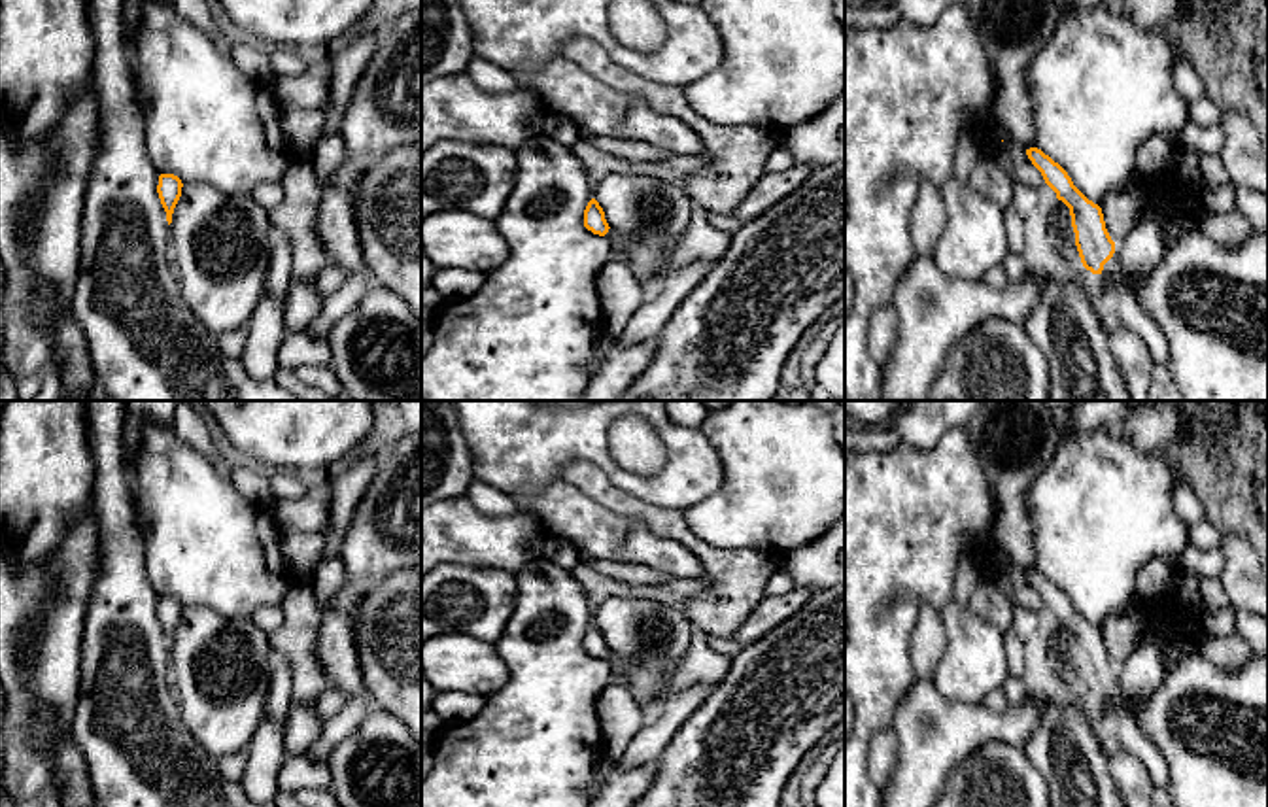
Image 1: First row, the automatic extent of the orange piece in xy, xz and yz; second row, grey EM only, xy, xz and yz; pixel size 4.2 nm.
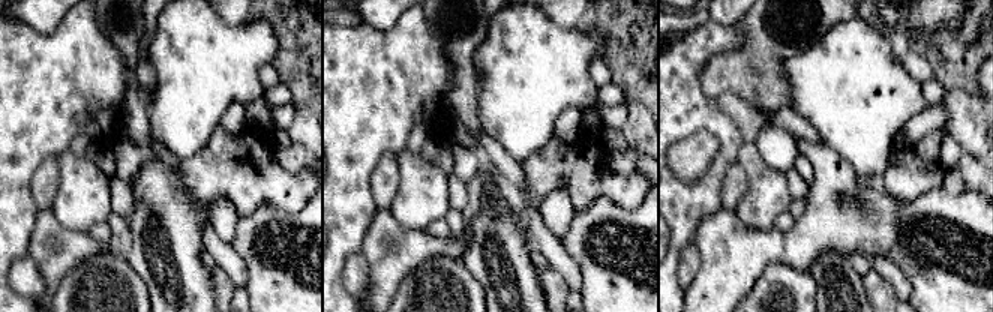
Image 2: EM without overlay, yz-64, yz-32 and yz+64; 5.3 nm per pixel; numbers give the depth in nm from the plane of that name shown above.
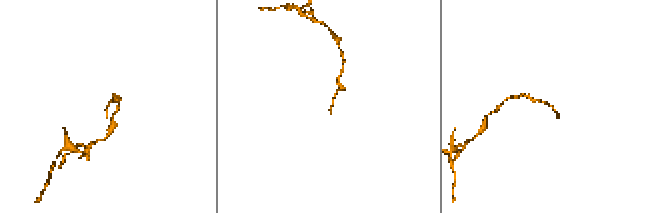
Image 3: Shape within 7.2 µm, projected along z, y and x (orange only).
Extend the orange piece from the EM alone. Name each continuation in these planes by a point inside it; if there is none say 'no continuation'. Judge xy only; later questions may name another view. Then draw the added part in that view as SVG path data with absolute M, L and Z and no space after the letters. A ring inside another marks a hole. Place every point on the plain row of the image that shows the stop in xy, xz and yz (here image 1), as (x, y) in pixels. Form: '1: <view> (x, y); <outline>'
no continuation

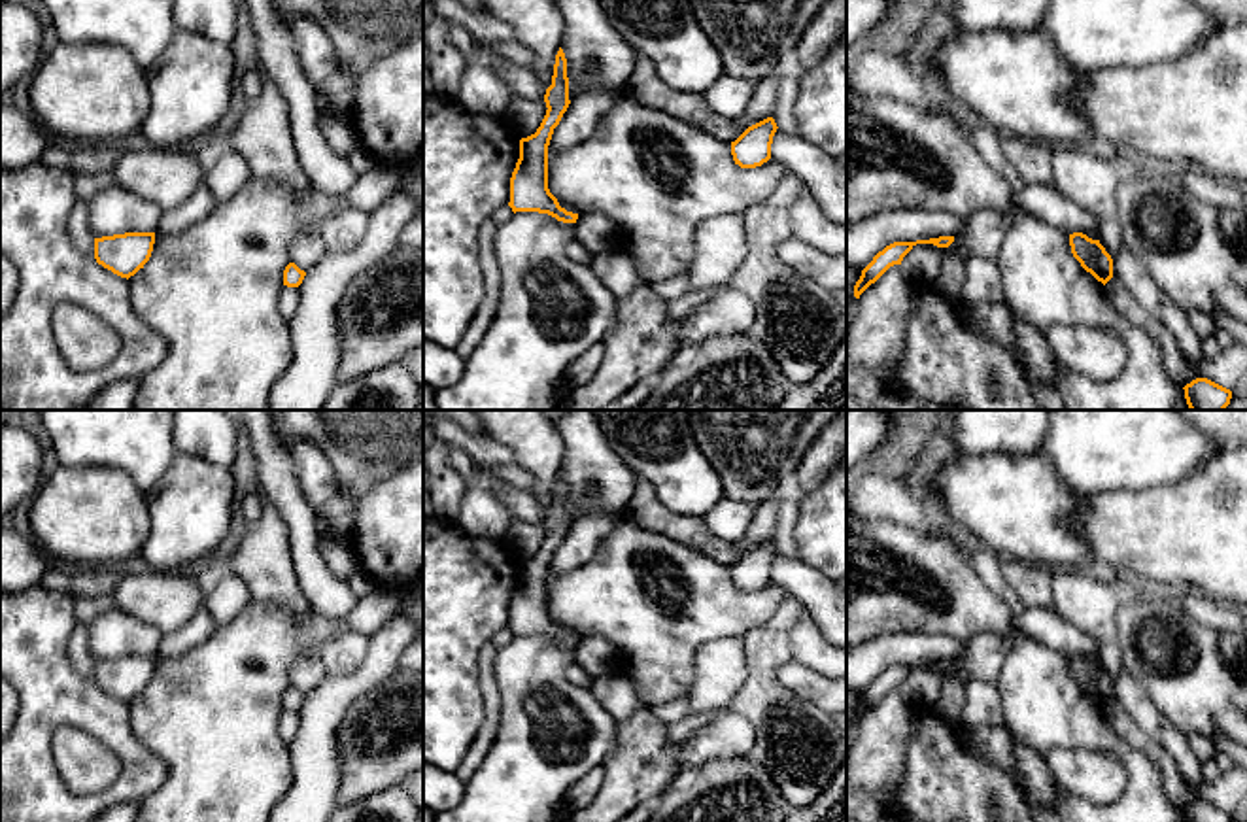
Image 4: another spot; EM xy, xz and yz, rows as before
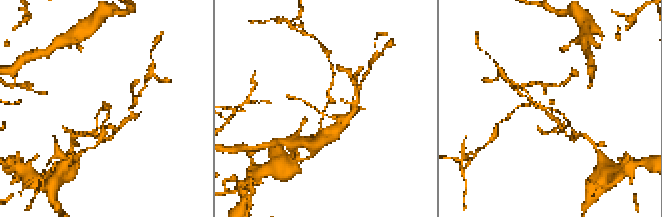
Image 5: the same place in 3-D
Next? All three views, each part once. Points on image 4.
no continuation

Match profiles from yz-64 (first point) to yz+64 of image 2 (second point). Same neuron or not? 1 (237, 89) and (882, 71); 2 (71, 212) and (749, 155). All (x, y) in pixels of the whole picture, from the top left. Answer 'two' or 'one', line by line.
1: one
2: one

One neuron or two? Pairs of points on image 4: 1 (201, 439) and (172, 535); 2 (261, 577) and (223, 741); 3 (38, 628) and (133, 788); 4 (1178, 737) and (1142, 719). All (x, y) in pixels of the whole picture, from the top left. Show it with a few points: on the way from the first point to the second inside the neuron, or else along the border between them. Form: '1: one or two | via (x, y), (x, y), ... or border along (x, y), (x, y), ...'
1: one | via (186, 463), (186, 511)
2: two | border along (254, 598), (276, 605), (291, 624)
3: one | via (48, 667), (127, 749)
4: one | via (1168, 734), (1151, 720)

